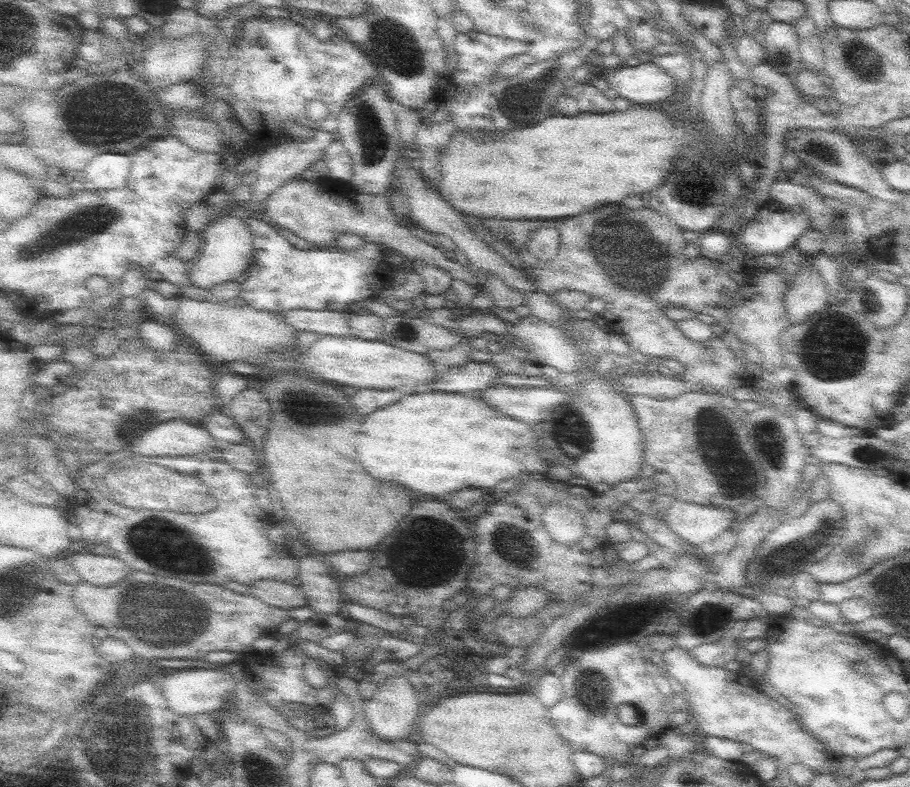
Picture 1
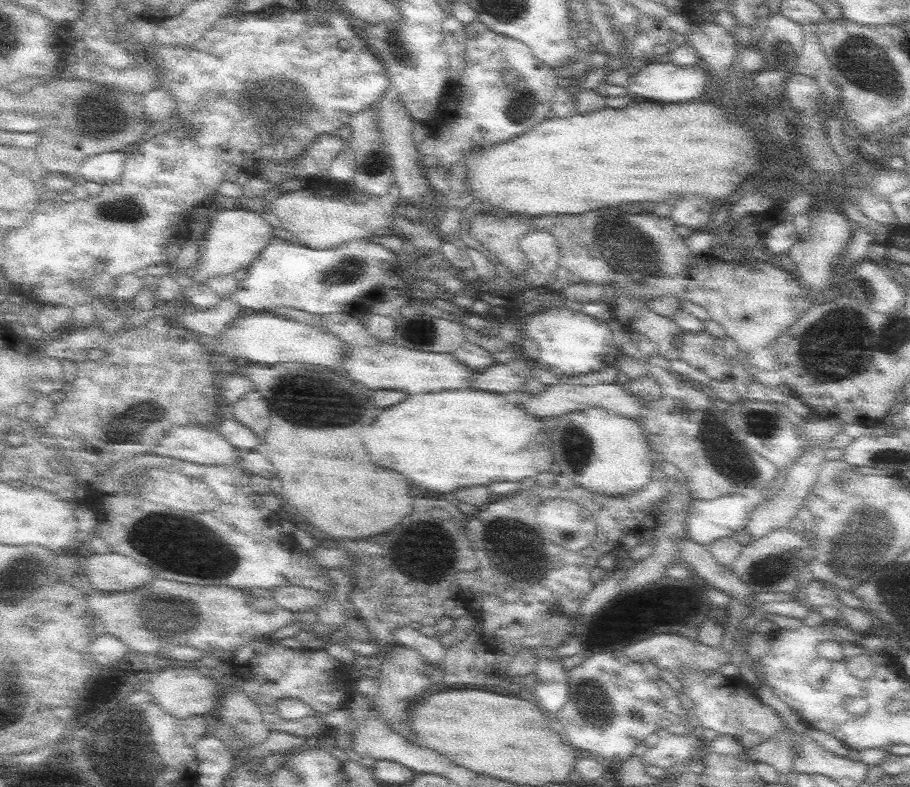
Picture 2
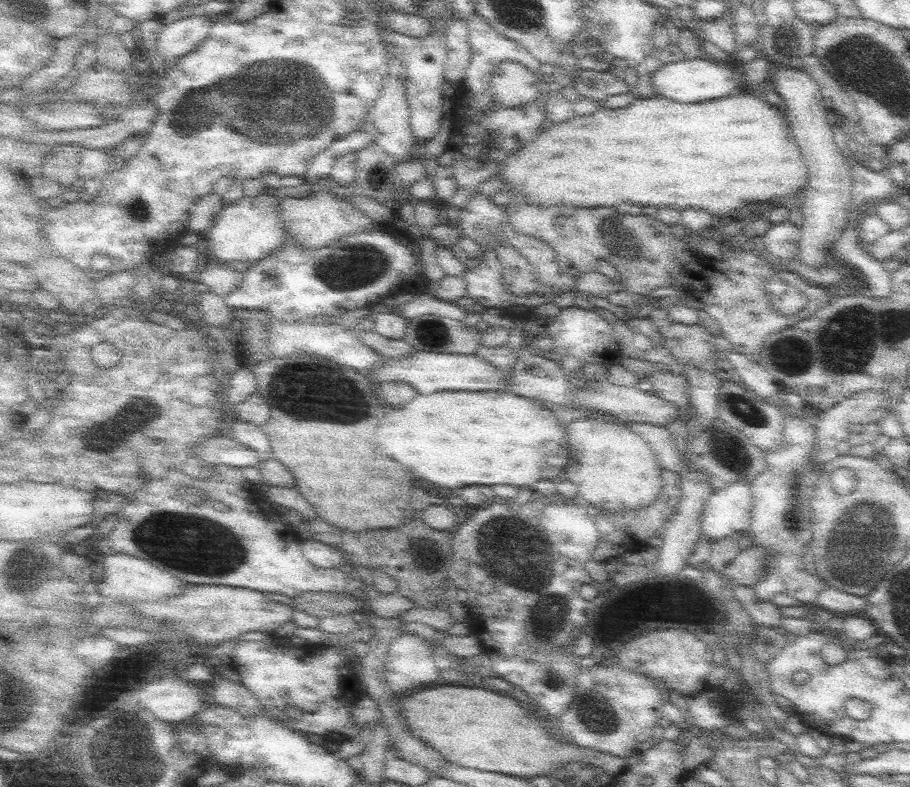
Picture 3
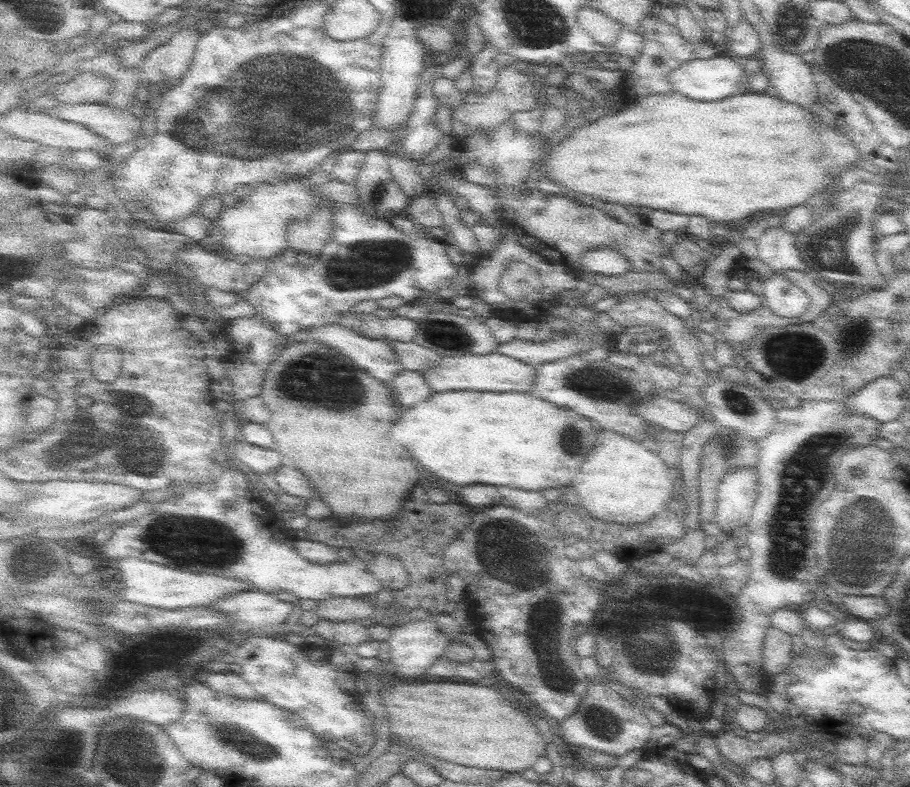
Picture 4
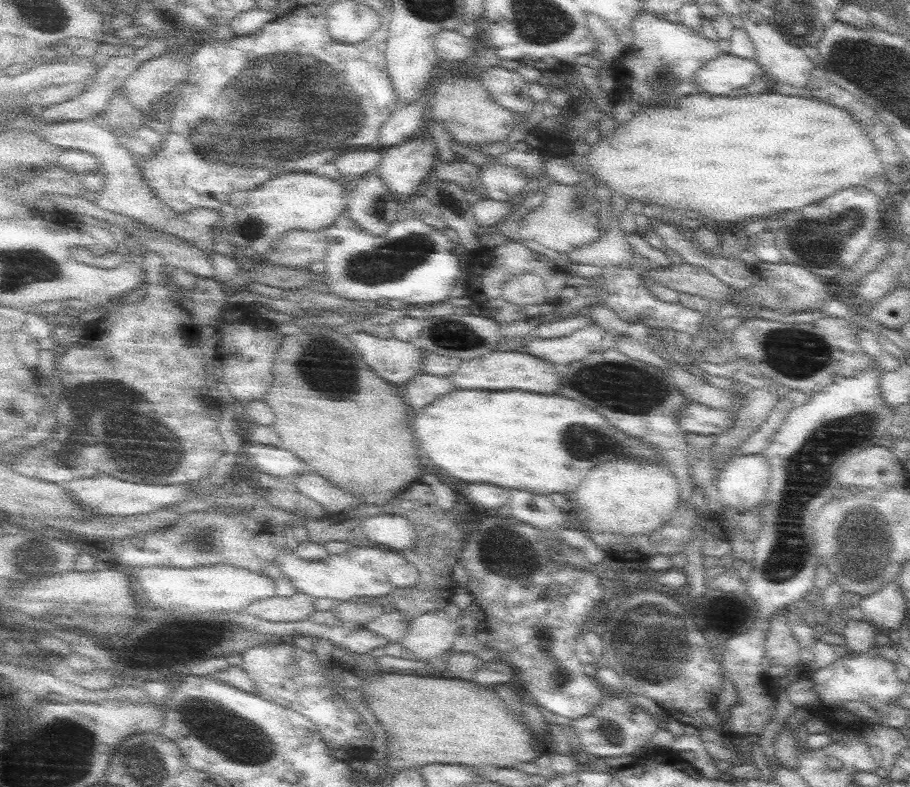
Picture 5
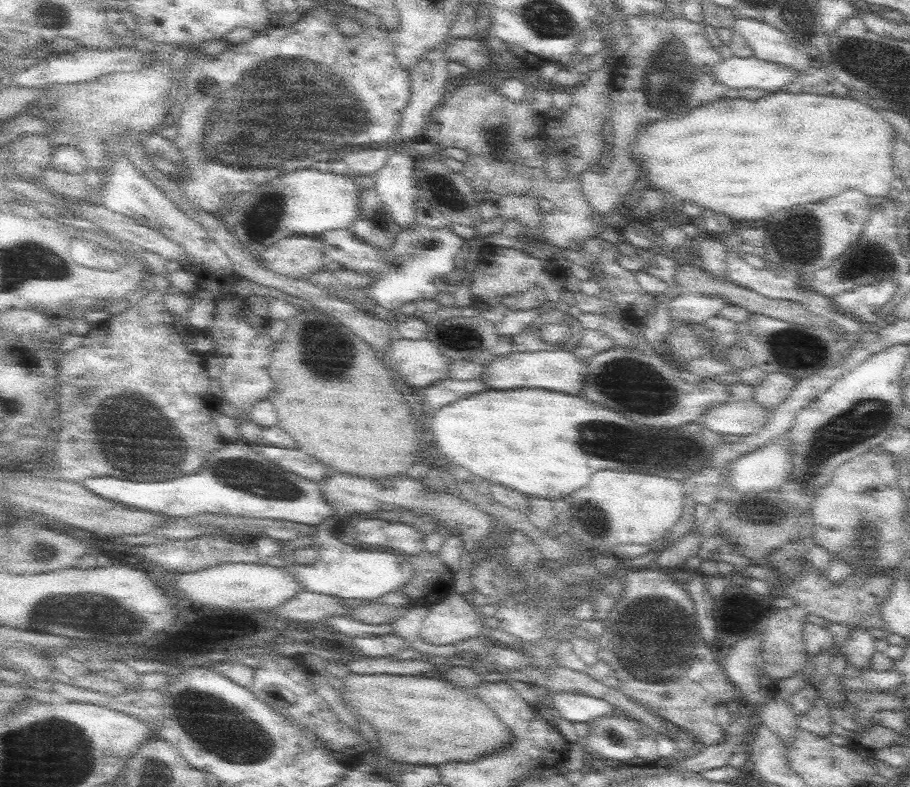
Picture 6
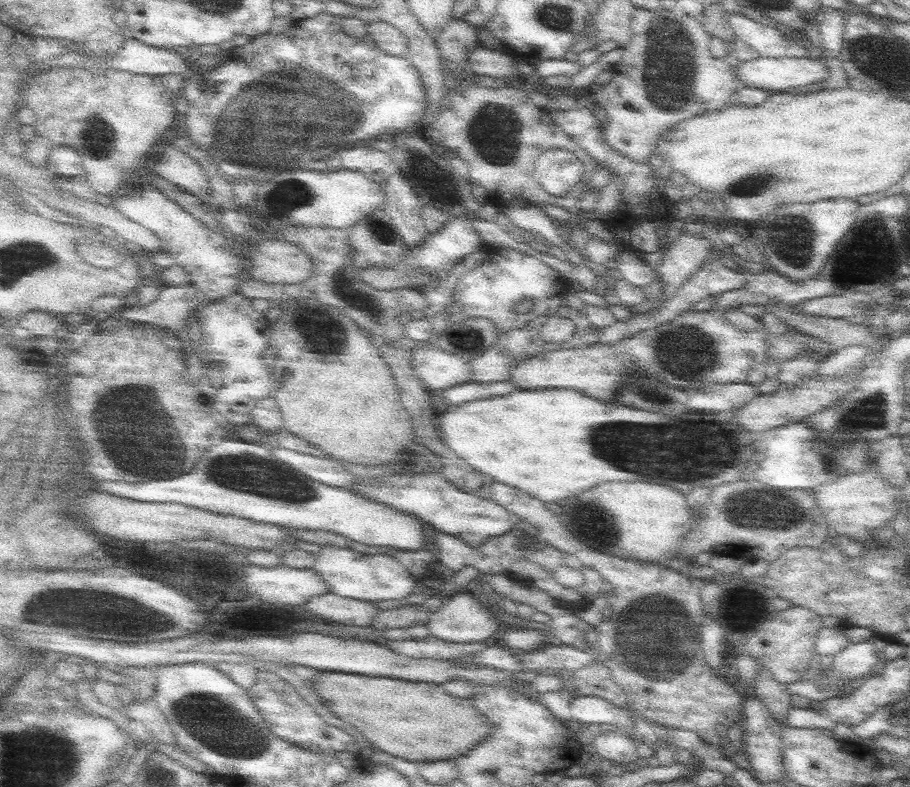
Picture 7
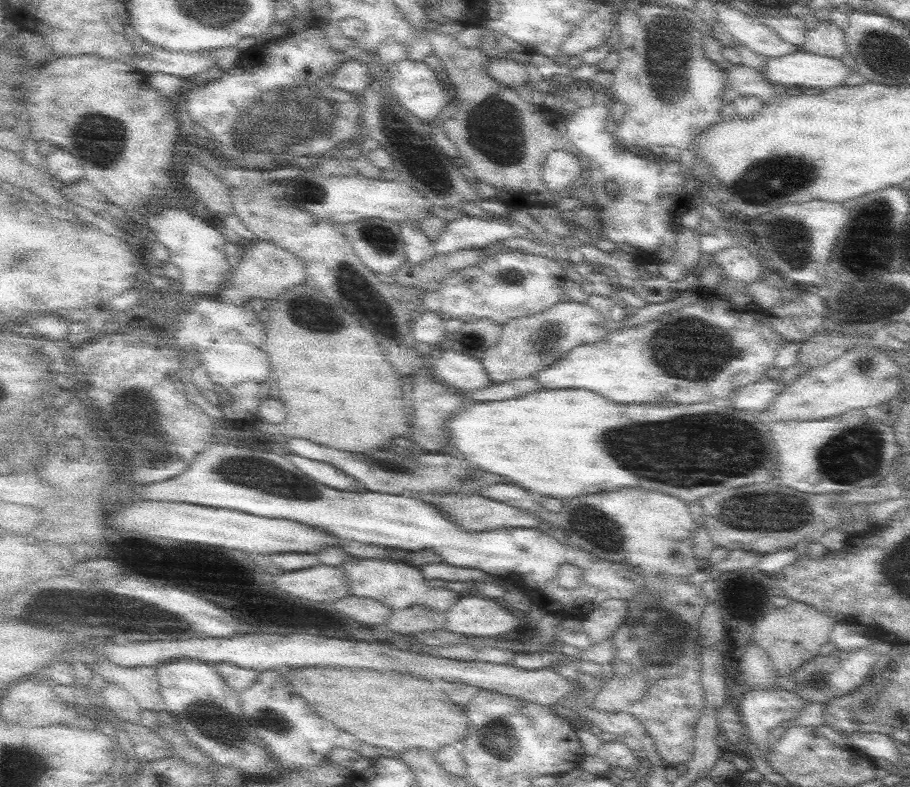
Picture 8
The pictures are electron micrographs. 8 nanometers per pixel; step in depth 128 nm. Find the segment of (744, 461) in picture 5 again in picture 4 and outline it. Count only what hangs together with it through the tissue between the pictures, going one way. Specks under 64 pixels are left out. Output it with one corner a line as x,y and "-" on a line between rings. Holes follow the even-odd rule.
758,468
727,472
717,490
714,522
726,534
747,526
758,496

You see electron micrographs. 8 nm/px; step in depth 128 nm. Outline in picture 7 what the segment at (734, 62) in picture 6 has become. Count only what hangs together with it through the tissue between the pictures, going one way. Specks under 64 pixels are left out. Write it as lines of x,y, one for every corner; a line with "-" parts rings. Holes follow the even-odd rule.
760,57
751,62
740,61
735,70
735,79
744,87
764,88
770,93
784,92
790,88
798,86
808,86
808,84
818,84
828,80
829,73
822,58
812,60
812,58
765,58

